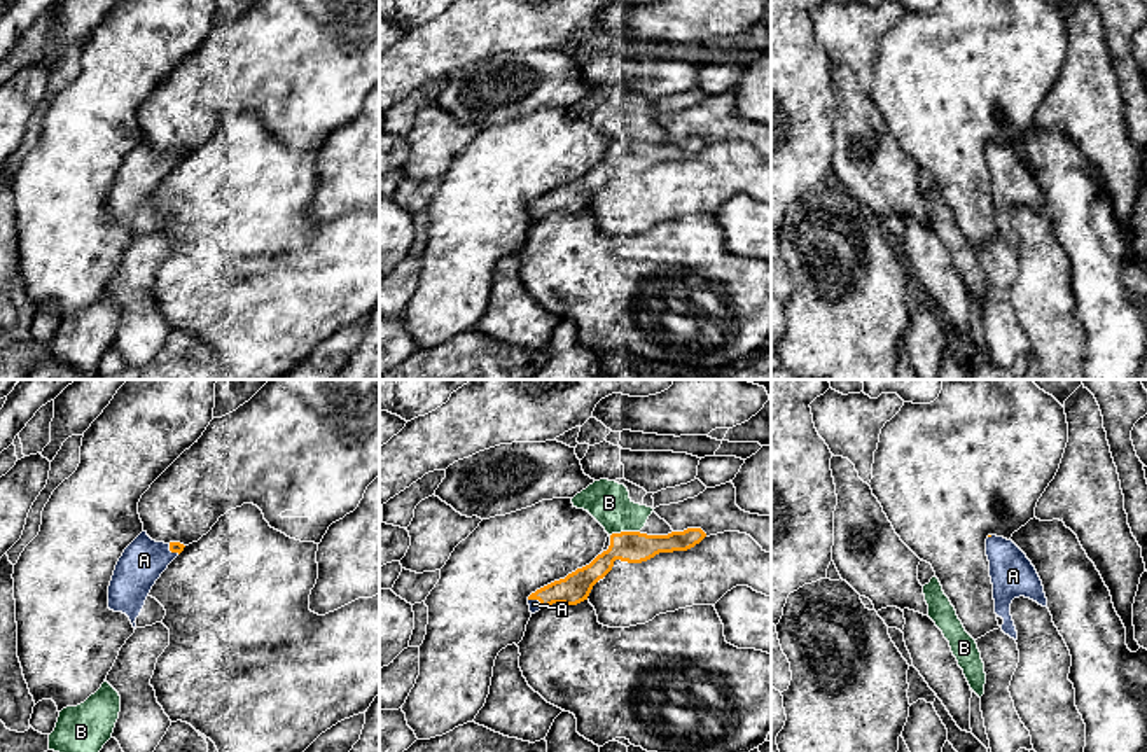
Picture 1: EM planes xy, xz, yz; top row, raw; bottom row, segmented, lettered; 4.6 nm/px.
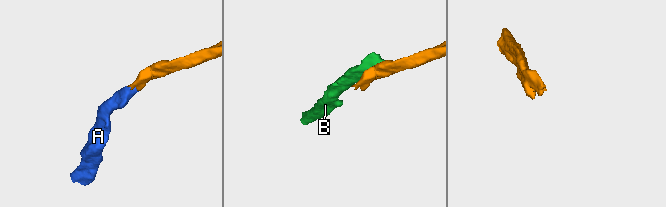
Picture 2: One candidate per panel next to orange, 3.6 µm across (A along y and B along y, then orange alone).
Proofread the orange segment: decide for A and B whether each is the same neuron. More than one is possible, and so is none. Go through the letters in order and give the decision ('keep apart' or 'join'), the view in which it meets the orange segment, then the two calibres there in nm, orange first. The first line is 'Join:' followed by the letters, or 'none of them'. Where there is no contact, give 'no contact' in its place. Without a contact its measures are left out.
Join: A
A: join | xz | 140/50 nm
B: keep apart | xz | 140/200 nm

